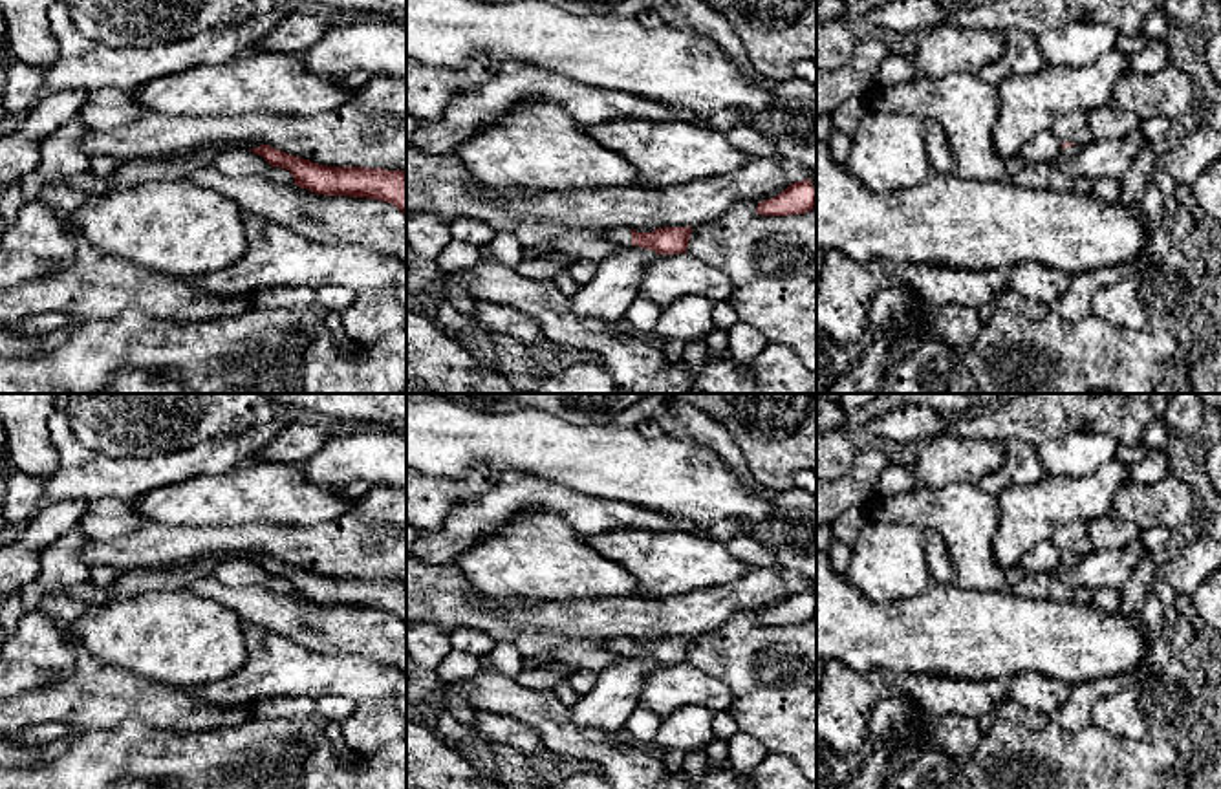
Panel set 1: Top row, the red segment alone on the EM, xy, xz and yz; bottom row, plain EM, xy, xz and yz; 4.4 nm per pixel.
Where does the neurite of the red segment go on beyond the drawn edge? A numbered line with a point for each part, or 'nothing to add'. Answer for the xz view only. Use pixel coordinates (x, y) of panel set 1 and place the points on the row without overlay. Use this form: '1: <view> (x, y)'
1: xz (621, 645)

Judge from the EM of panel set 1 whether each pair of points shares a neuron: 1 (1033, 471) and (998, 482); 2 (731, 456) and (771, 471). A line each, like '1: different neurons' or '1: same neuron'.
1: same neuron
2: different neurons

